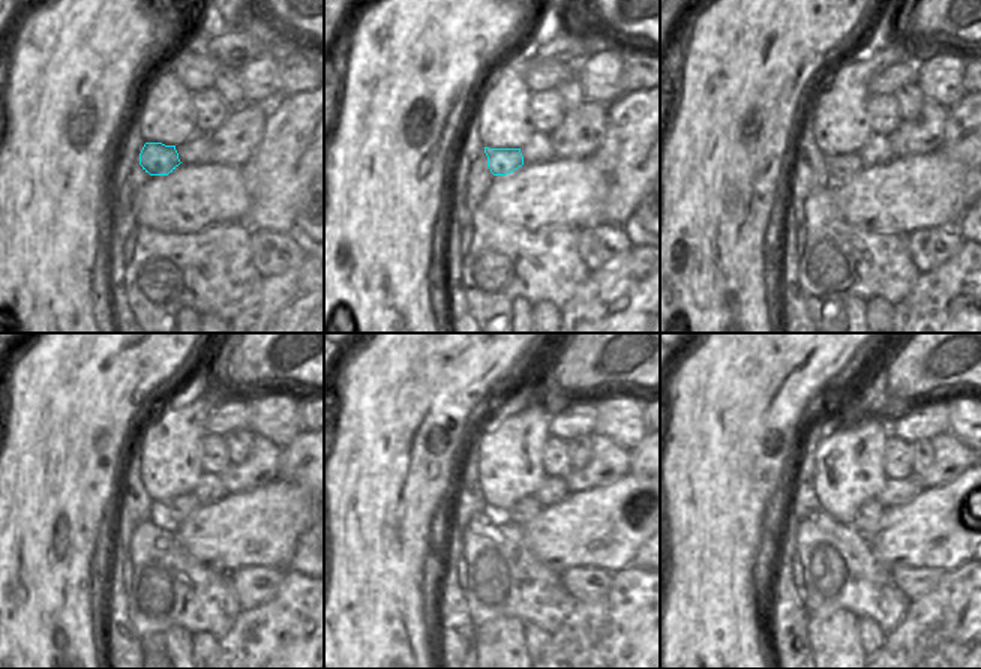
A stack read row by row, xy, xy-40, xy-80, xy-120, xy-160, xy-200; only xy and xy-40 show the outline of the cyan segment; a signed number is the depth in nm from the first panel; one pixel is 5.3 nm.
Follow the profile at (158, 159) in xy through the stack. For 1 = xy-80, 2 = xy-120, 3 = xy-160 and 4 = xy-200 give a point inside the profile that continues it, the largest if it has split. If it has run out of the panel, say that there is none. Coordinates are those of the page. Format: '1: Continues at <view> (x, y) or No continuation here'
1: Continues at xy-80 (842, 168)
2: Continues at xy-120 (176, 510)
3: Continues at xy-160 (525, 509)
4: Continues at xy-200 (869, 515)

